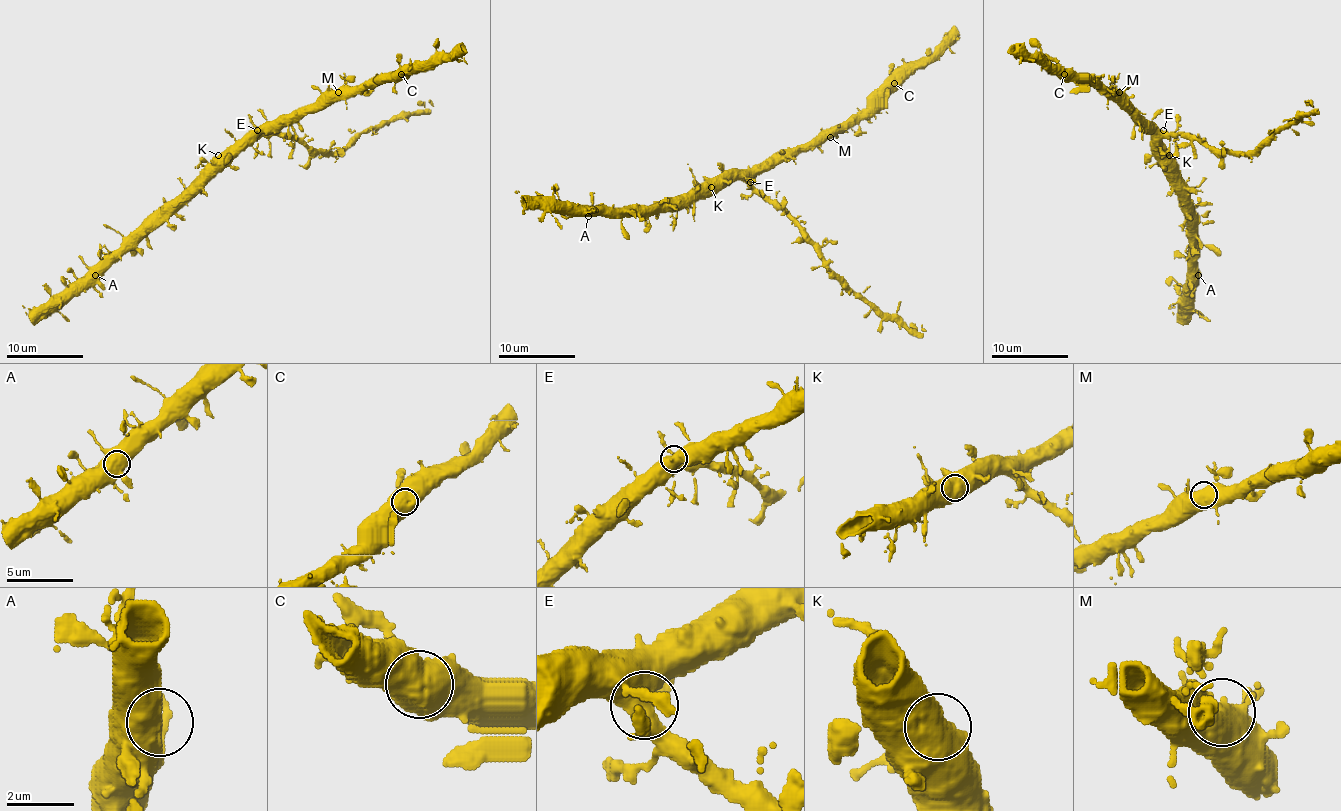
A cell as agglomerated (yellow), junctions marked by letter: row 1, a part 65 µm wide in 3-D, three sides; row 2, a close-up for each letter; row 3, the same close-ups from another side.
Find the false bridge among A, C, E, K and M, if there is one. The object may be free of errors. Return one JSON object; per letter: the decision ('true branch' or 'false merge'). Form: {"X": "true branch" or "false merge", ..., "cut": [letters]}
{"A": "true branch", "C": "true branch", "E": "true branch", "K": "true branch", "M": "true branch", "cut": []}

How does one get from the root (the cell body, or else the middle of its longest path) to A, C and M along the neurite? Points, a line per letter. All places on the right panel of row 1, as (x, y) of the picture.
A: (1159, 150), (1159, 163), (1176, 188), (1178, 206), (1188, 221), (1190, 254), (1196, 260), (1198, 275)
C: (1159, 150), (1153, 144), (1153, 136), (1113, 96), (1103, 94), (1080, 75), (1065, 75)
M: (1159, 150), (1153, 144), (1153, 136), (1130, 113), (1128, 103), (1119, 92)

